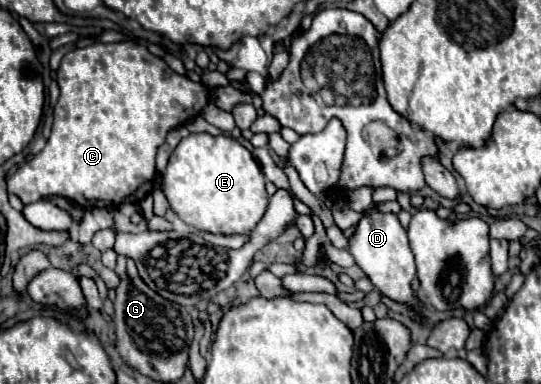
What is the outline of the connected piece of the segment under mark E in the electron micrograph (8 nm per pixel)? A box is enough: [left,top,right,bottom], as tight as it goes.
[163,133,269,235]

